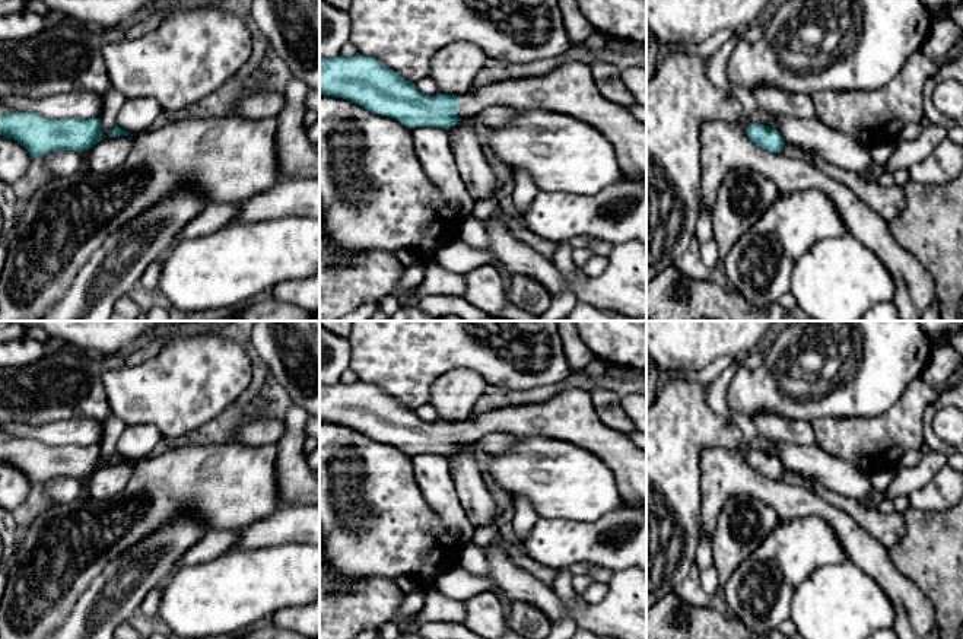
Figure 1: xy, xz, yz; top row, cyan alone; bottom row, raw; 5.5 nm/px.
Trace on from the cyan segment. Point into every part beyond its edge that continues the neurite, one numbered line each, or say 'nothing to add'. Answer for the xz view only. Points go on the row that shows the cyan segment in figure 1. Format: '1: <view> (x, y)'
1: xz (571, 89)

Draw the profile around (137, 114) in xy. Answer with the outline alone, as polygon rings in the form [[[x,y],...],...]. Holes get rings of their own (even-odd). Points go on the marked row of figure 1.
[[[152,98],[125,99],[117,115],[117,125],[128,133],[140,133],[150,128],[160,112],[160,105]]]

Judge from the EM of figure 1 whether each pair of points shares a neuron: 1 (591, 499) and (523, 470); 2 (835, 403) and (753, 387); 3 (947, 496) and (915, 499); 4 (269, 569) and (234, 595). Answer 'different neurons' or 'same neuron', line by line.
1: same neuron
2: same neuron
3: same neuron
4: same neuron

